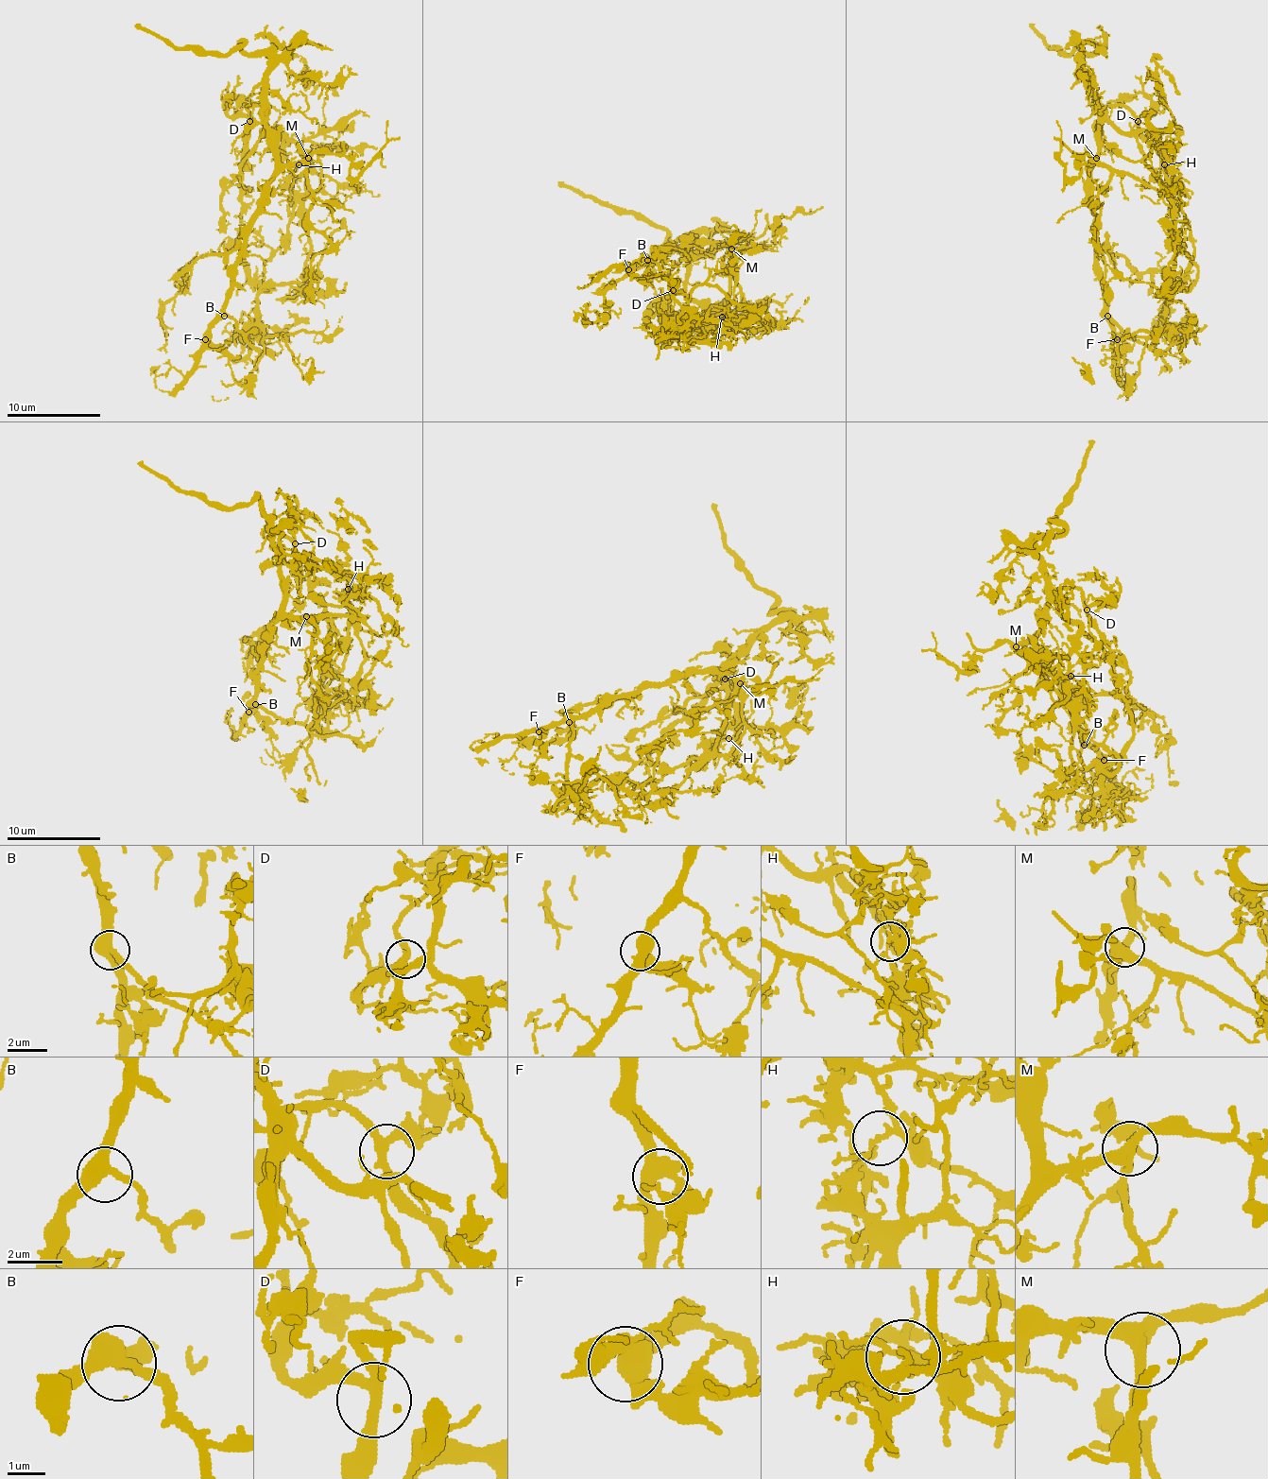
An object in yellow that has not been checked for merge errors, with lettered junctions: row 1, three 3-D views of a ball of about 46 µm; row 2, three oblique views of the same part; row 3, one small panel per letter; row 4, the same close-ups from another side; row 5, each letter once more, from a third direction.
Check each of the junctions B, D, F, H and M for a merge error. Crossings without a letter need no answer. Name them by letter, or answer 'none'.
H

